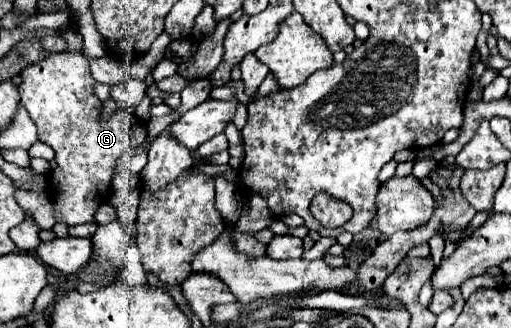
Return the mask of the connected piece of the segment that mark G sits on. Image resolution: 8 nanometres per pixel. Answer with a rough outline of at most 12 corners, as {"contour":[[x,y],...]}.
{"contour":[[83,54],[25,68],[21,104],[55,150],[55,218],[95,222],[147,124],[101,100]]}

